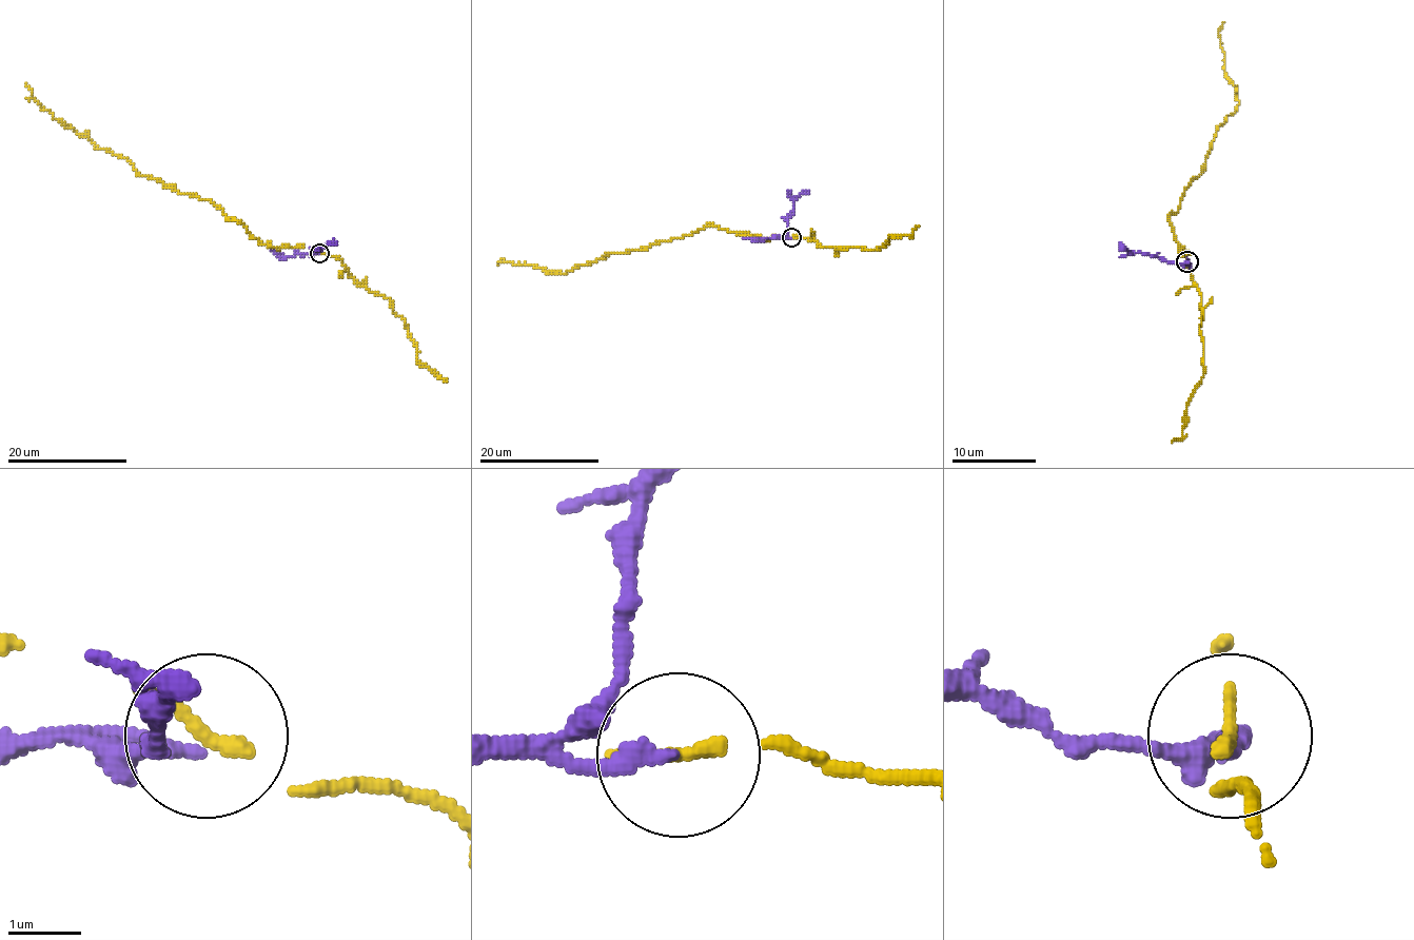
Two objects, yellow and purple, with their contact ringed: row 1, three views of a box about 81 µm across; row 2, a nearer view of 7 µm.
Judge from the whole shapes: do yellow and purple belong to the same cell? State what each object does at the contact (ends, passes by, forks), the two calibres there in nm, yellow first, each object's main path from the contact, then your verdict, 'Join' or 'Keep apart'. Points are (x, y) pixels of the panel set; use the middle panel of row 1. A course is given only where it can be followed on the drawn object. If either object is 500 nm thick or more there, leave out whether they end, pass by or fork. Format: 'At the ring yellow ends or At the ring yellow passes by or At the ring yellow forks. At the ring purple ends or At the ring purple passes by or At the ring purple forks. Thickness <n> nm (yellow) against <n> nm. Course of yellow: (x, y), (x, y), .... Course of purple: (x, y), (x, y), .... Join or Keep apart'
At the ring yellow ends. At the ring purple ends. Thickness 220 nm (yellow) against 220 nm. Course of yellow: (791, 237), (766, 240), (706, 226), (648, 248), (615, 252), (562, 275), (504, 259), (497, 265). Course of purple: (791, 237), (787, 234), (787, 223), (792, 200), (807, 190). Keep apart

